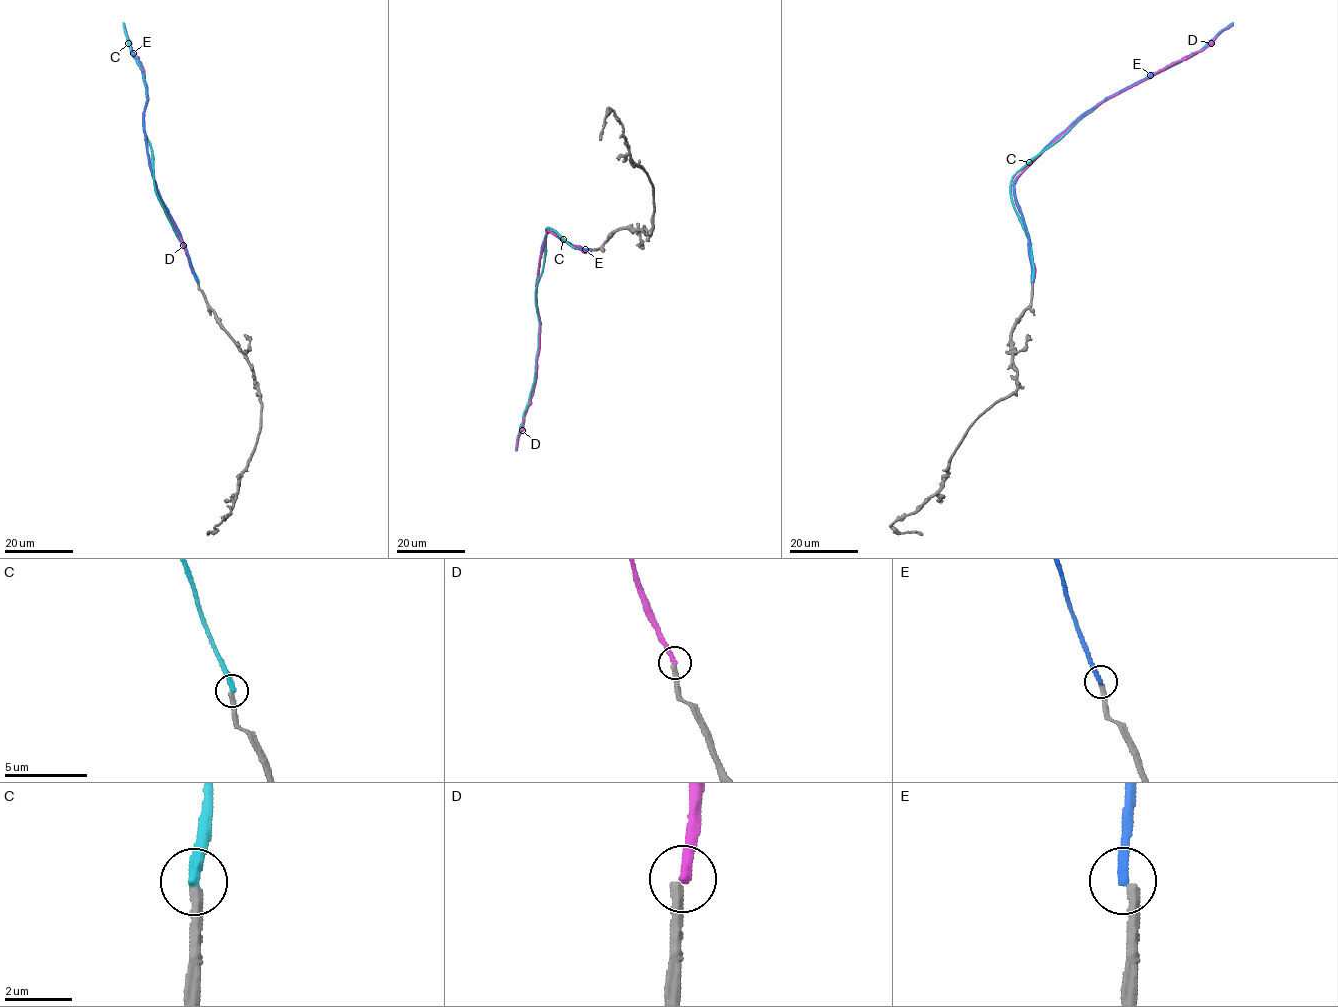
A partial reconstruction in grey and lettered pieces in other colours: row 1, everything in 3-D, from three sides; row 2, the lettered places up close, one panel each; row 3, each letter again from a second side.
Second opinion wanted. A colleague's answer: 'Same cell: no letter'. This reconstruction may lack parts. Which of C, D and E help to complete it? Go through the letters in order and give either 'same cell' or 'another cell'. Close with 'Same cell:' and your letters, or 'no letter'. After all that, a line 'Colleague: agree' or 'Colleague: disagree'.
C: another cell
D: another cell
E: another cell
Same cell: no letter
Colleague: agree

